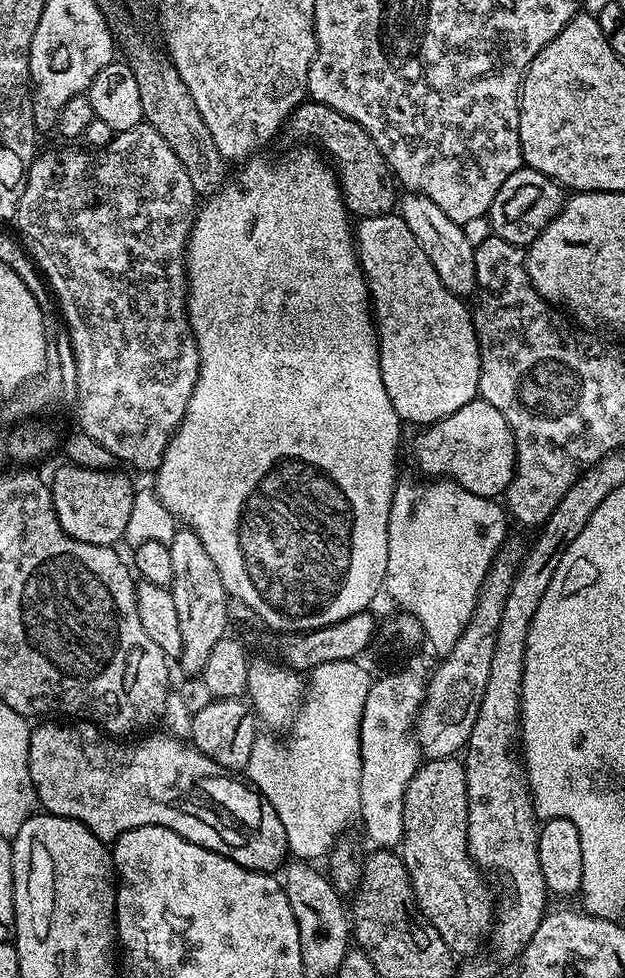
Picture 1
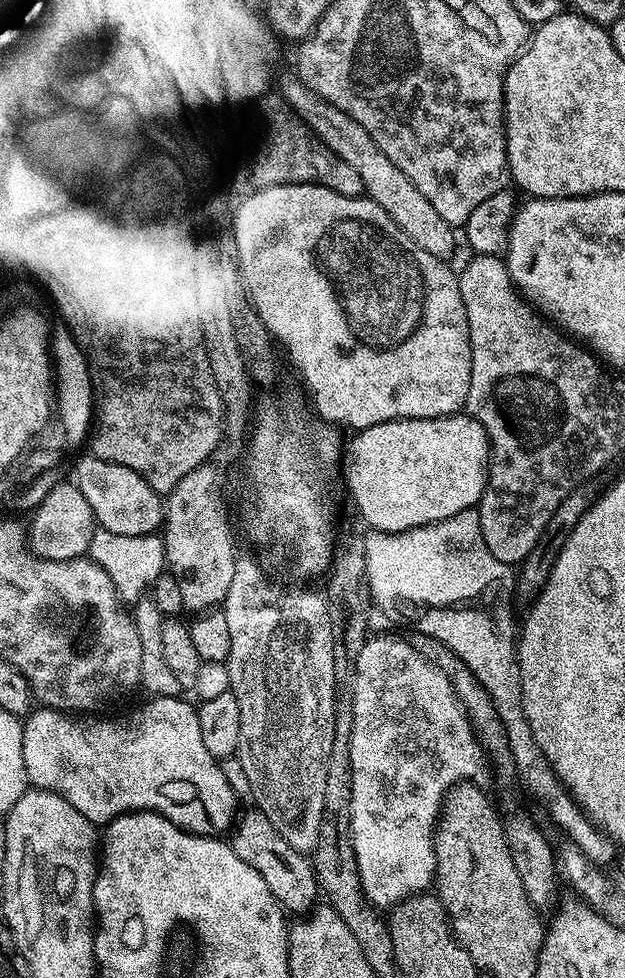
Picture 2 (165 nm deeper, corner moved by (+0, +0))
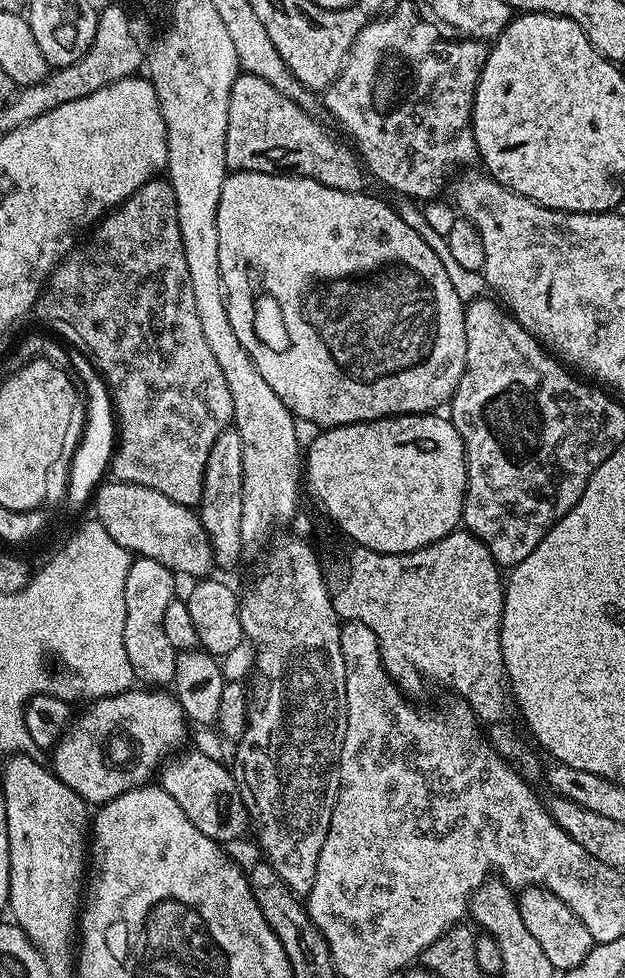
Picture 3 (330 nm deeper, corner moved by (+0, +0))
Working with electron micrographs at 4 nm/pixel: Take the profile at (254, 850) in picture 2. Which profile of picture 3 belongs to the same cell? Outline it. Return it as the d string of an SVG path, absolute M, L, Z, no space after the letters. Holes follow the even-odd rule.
M180 750L164 761L158 772L159 787L164 788L178 806L182 806L182 814L186 814L186 818L206 834L206 838L217 842L236 840L250 828L250 808L245 793L238 780L236 785L226 765L195 750Z

